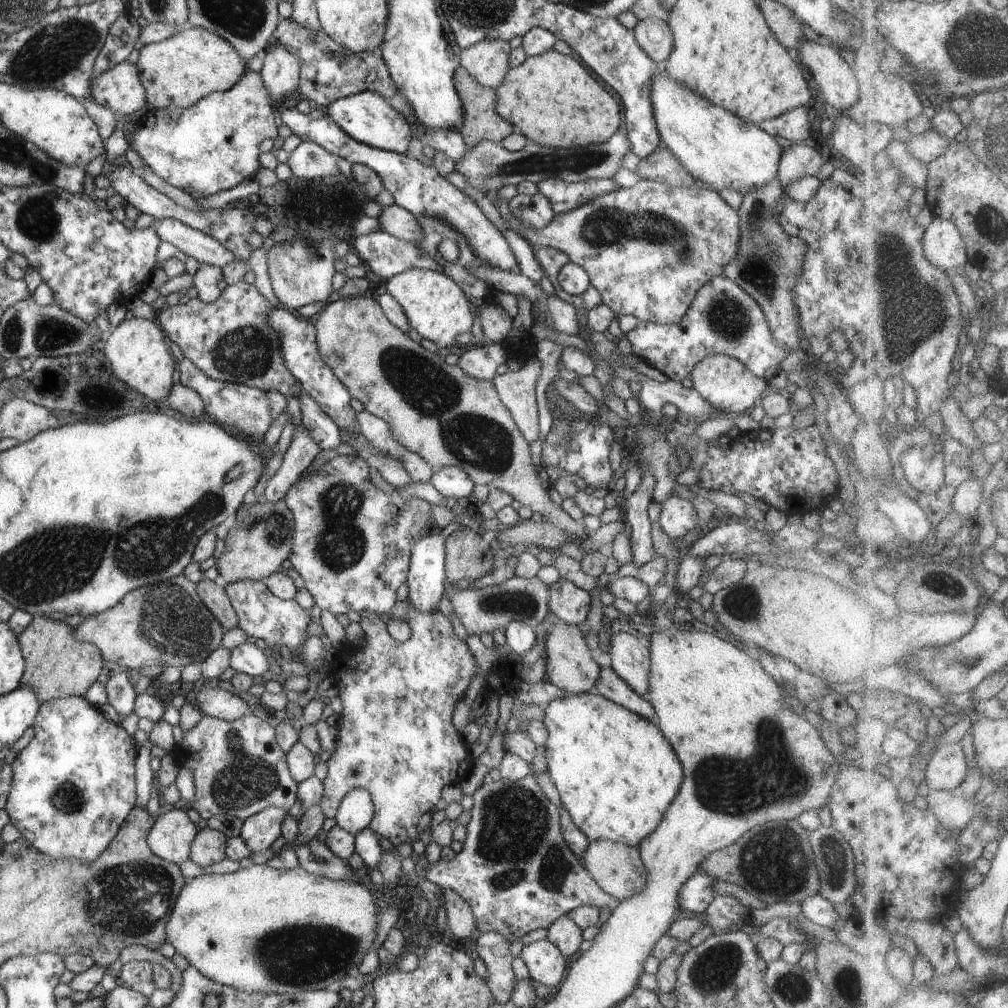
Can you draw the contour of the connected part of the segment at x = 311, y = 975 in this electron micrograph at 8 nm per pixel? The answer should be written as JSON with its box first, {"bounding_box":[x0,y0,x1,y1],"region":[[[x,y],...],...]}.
{"bounding_box":[165,864,378,994],"region":[[[250,864],[248,868],[242,868],[230,874],[202,874],[197,878],[186,880],[182,886],[180,895],[176,898],[176,903],[165,925],[166,942],[170,943],[180,953],[190,965],[204,975],[206,978],[218,982],[235,990],[253,994],[262,992],[263,994],[298,994],[301,991],[316,991],[329,989],[335,982],[344,980],[346,976],[355,975],[355,971],[360,967],[362,960],[376,940],[376,922],[378,922],[378,904],[374,898],[374,890],[368,884],[357,882],[354,878],[350,880],[328,880],[322,876],[312,876],[300,866],[296,870],[274,869],[265,864]]]}

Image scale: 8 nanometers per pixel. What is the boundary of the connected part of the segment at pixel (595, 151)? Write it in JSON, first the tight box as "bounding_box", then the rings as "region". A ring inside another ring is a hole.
{"bounding_box":[454,130,632,195],"region":[[[622,130],[602,144],[574,146],[568,149],[554,149],[530,143],[526,144],[522,150],[508,152],[499,143],[484,140],[476,144],[474,148],[468,147],[468,152],[464,152],[464,160],[455,162],[454,172],[462,174],[470,186],[487,195],[490,191],[494,192],[510,184],[518,187],[518,184],[523,181],[538,185],[548,178],[557,178],[568,183],[590,179],[610,179],[618,170],[624,168],[623,157],[629,150],[632,151],[631,146],[628,136]]]}

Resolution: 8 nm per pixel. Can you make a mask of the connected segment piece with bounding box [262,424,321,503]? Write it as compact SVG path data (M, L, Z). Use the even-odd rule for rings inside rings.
M298 424L294 430L292 444L284 454L282 466L266 482L263 501L274 503L284 499L320 452L321 449L312 440L310 432L302 424Z

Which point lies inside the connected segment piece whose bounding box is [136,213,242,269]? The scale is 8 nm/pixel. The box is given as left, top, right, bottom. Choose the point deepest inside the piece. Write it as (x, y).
(206, 250)

